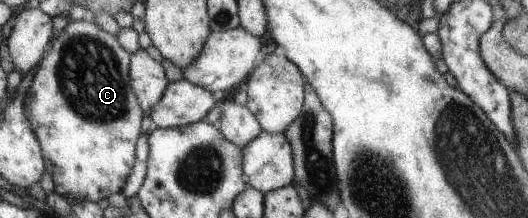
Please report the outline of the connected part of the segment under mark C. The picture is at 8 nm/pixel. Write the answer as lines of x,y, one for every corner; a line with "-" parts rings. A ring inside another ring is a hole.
89,16
69,20
65,28
55,34
51,51
43,58
28,90
26,112
42,144
47,171
54,179
56,192
71,202
81,198
99,202
122,191
135,166
145,116
131,84
130,63
131,54
123,48
119,38
103,30

